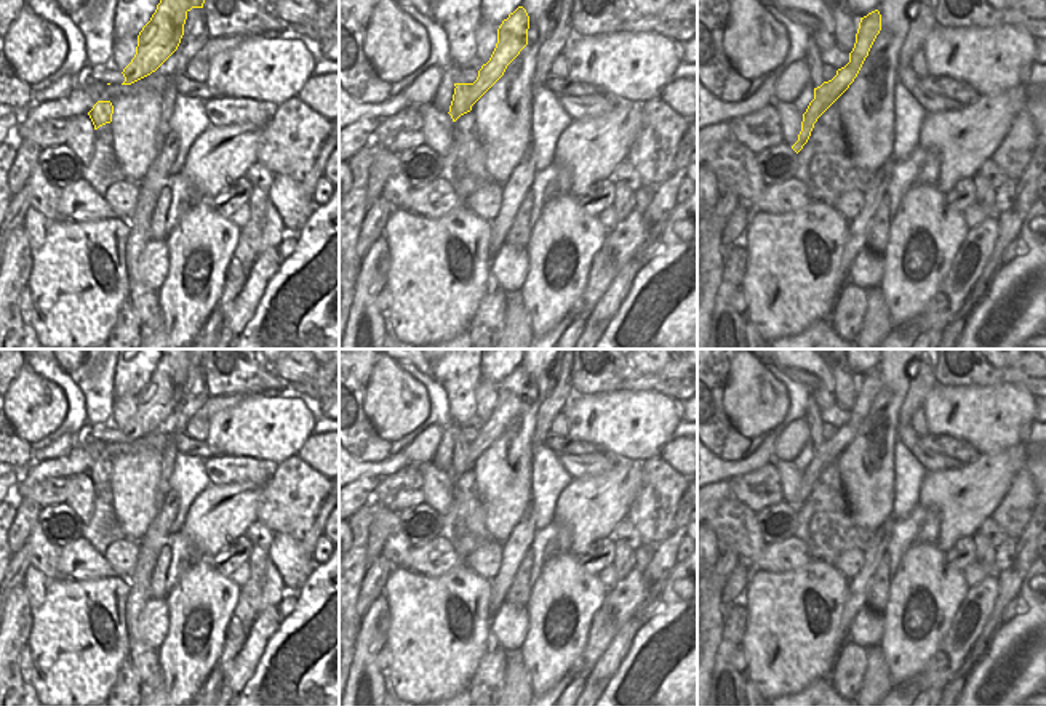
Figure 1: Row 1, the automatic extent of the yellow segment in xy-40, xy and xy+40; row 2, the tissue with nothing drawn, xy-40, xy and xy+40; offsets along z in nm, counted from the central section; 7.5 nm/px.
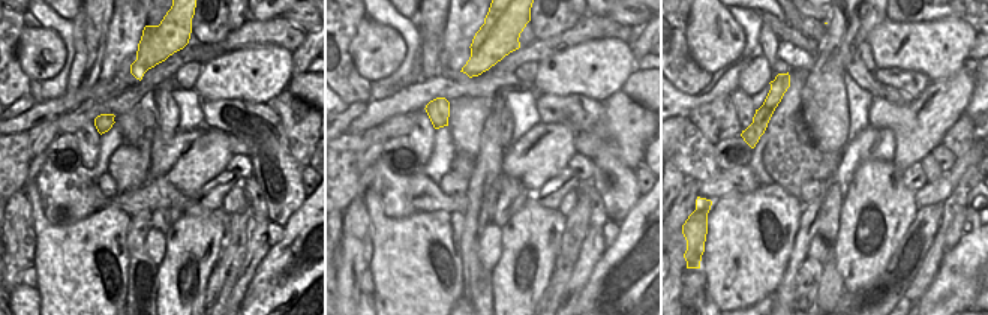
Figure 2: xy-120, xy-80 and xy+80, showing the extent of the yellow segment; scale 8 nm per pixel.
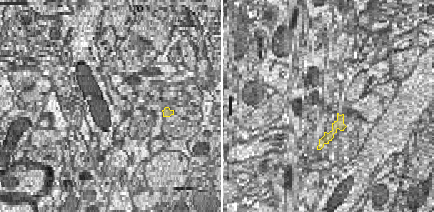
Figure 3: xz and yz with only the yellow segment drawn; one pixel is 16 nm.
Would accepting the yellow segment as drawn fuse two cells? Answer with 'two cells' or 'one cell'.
two cells

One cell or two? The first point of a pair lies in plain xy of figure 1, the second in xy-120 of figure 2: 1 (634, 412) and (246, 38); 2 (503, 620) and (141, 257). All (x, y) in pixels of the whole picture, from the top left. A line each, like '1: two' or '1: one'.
1: two
2: two

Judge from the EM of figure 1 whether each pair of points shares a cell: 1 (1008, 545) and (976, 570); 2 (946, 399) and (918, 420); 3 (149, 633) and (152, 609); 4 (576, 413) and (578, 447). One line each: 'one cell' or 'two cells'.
1: one cell
2: two cells
3: one cell
4: two cells

